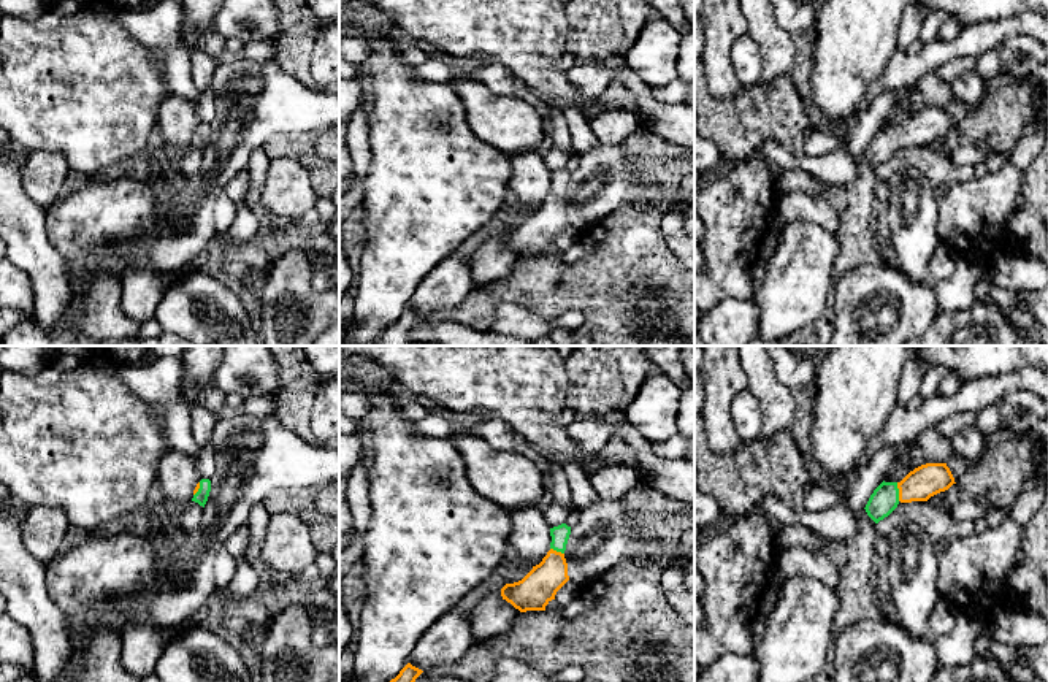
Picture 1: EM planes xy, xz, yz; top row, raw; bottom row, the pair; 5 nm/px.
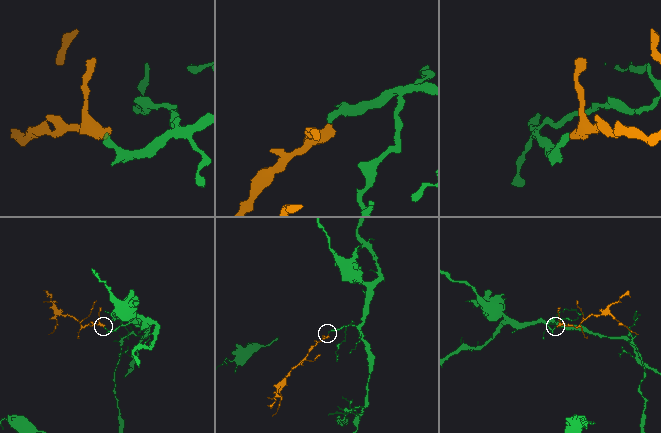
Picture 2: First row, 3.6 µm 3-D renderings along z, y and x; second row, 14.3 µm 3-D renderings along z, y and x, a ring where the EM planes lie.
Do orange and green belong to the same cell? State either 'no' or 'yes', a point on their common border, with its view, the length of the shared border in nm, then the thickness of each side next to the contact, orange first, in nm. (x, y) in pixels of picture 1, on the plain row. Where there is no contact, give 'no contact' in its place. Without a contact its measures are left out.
yes | yz (899, 137) | 100 nm | 160/140 nm

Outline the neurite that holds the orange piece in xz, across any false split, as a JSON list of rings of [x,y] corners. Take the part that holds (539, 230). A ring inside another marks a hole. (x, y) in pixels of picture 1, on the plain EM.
[[[566,168],[550,173],[550,195],[522,225],[501,233],[503,244],[520,257],[545,255],[557,236],[569,225],[564,203],[569,179],[571,171]]]

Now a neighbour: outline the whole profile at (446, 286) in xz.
[[[455,254],[438,263],[415,289],[409,308],[422,316],[460,305],[474,282],[468,260]]]

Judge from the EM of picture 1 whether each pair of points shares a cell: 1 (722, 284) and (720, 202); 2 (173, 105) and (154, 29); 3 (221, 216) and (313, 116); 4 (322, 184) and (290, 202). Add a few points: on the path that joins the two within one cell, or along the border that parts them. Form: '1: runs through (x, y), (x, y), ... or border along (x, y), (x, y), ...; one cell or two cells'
1: runs through (722, 264), (722, 222); one cell
2: border along (170, 92), (194, 103); two cells
3: border along (224, 189), (216, 200), (214, 227); two cells
4: border along (294, 157), (305, 168), (317, 197); two cells

